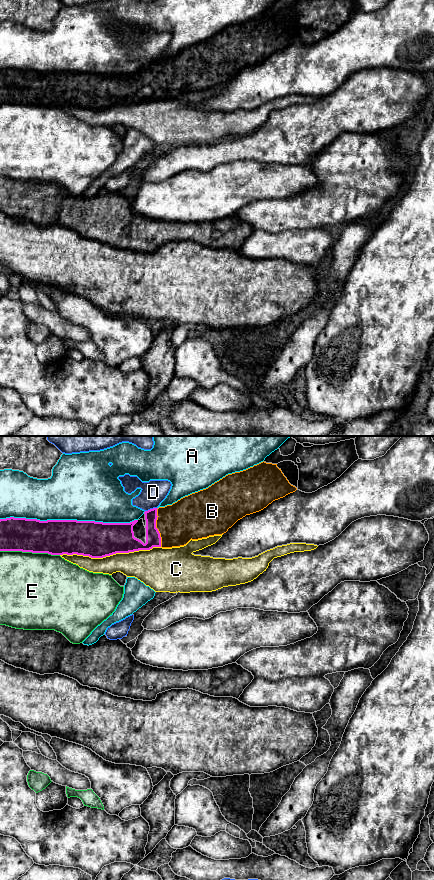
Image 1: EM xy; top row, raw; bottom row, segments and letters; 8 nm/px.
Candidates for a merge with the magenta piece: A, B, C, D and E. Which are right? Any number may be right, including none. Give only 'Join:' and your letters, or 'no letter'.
Join: B

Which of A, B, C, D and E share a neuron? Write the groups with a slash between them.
A / B / C / D / E

